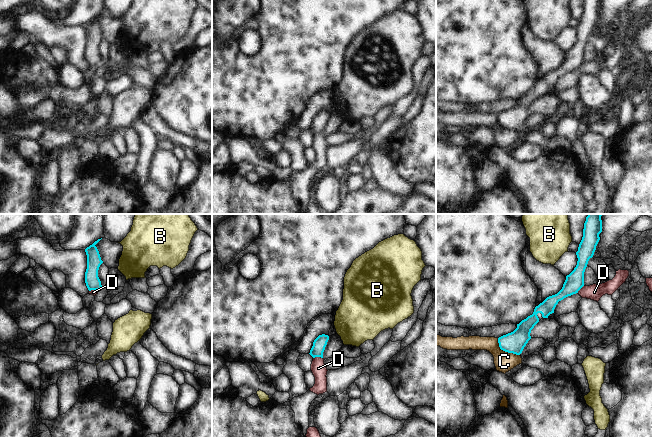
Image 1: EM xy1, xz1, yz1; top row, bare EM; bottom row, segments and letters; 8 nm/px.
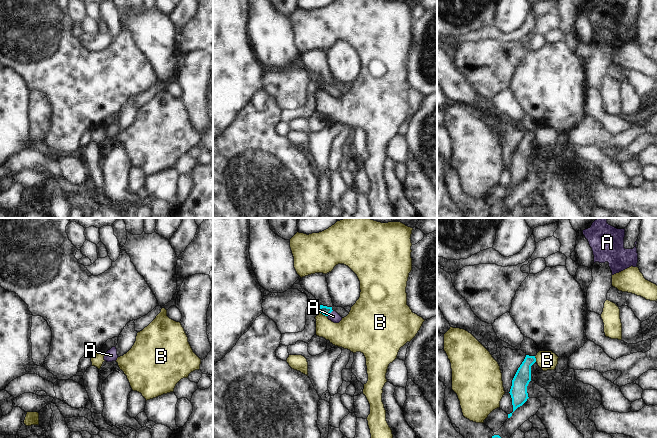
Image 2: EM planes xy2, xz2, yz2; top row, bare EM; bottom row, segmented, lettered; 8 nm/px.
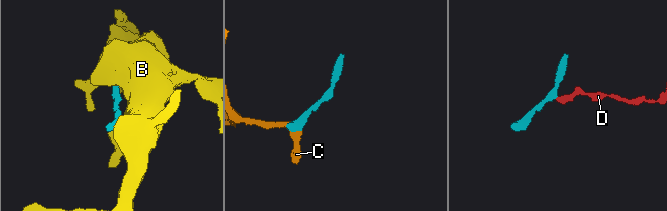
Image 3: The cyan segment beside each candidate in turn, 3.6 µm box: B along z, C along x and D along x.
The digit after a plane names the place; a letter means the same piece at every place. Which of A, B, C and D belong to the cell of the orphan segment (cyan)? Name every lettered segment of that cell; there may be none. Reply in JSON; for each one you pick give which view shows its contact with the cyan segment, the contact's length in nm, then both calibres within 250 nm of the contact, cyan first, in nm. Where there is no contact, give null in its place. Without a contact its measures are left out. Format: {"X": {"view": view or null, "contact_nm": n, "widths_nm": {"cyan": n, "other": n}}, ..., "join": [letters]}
{"A": {"view": "xz2", "contact_nm": 70, "widths_nm": {"cyan": 70, "other": 80}}, "join": ["A"]}

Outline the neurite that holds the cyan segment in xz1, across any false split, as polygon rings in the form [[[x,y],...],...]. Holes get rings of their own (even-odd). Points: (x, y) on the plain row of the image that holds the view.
[[[322,110],[319,111],[313,118],[313,122],[310,126],[310,131],[315,134],[315,133],[321,133],[323,134],[323,128],[325,126],[325,123],[327,121],[327,118],[329,116],[329,112]]]

